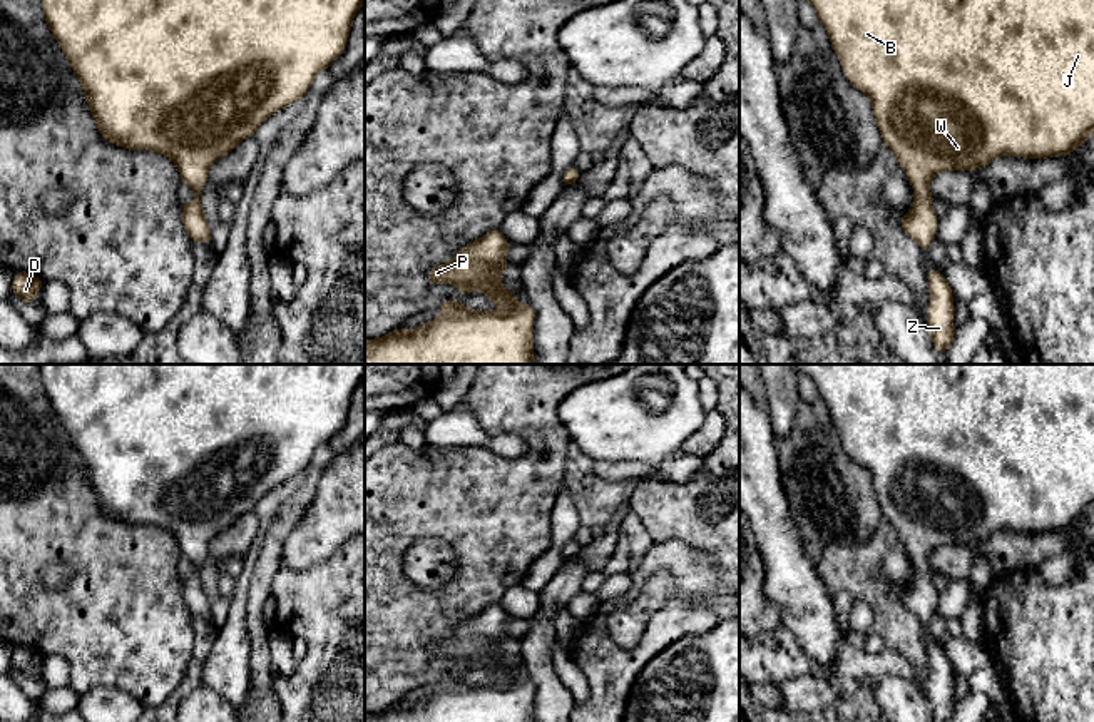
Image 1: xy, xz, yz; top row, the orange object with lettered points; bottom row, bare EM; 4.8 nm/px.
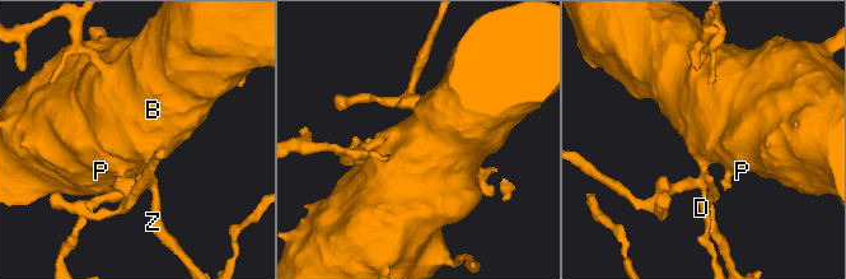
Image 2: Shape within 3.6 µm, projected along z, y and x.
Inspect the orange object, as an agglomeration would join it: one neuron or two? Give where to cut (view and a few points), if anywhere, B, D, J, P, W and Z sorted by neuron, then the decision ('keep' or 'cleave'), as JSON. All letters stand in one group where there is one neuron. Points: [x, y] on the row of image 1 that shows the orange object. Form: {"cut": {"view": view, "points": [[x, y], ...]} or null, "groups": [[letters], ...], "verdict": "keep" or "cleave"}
{"cut": null, "groups": [["B", "D", "J", "P", "W", "Z"]], "verdict": "keep"}

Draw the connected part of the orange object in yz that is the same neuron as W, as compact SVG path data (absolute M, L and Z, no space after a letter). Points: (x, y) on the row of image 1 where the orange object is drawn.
M808 0L825 27L831 48L848 82L865 92L873 107L883 145L892 150L915 192L913 209L903 212L900 229L927 254L937 239L938 217L933 211L930 179L945 170L977 170L999 155L1045 159L1067 155L1094 135L1094 0Z

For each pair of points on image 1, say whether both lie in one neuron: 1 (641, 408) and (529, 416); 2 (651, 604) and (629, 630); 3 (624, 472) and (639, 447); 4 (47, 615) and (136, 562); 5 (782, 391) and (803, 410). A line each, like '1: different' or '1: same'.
1: different
2: same
3: different
4: same
5: different

